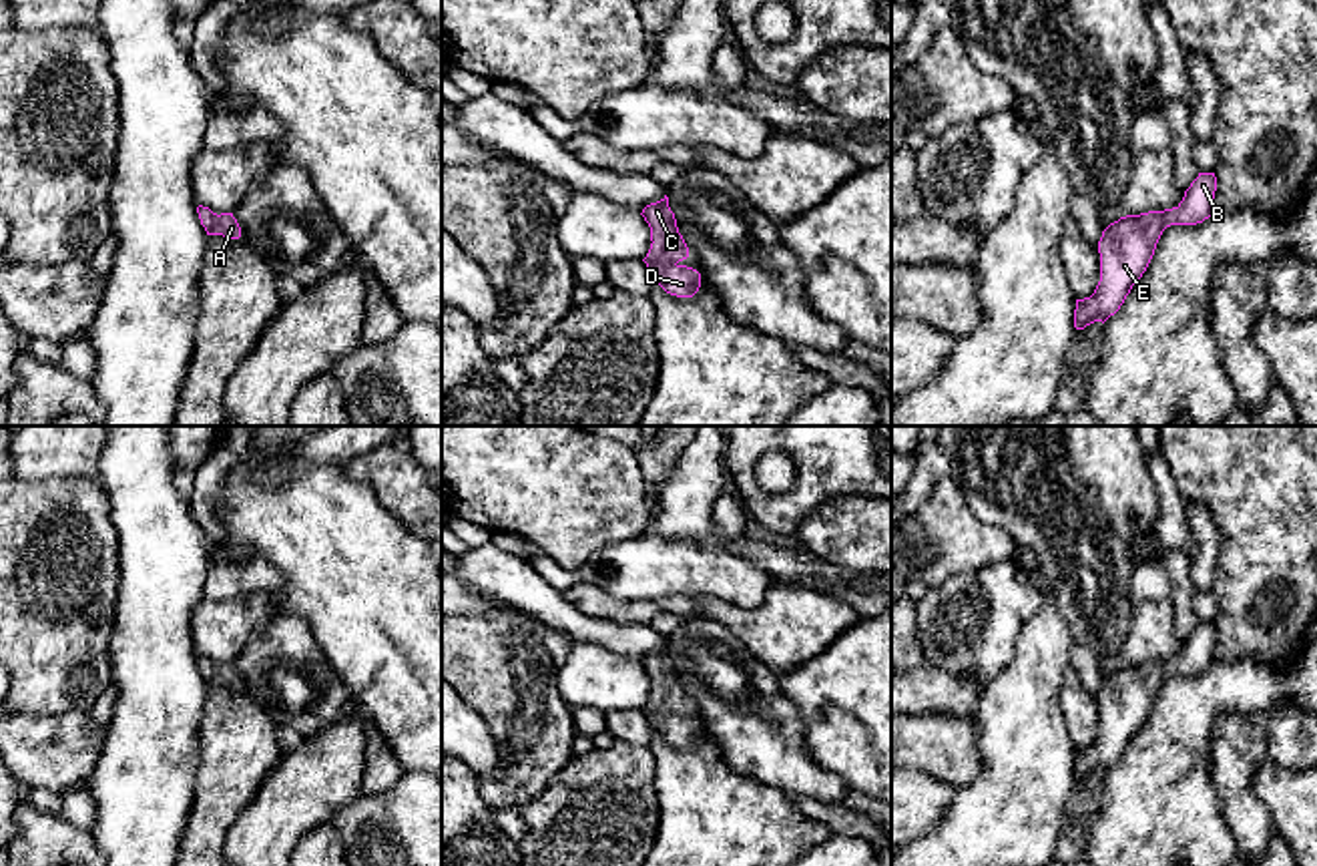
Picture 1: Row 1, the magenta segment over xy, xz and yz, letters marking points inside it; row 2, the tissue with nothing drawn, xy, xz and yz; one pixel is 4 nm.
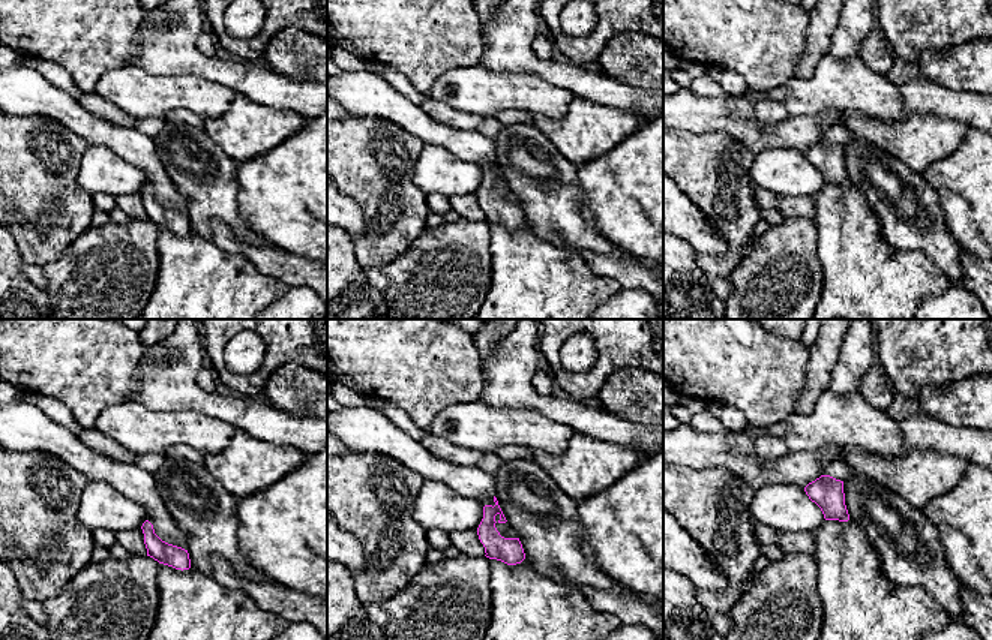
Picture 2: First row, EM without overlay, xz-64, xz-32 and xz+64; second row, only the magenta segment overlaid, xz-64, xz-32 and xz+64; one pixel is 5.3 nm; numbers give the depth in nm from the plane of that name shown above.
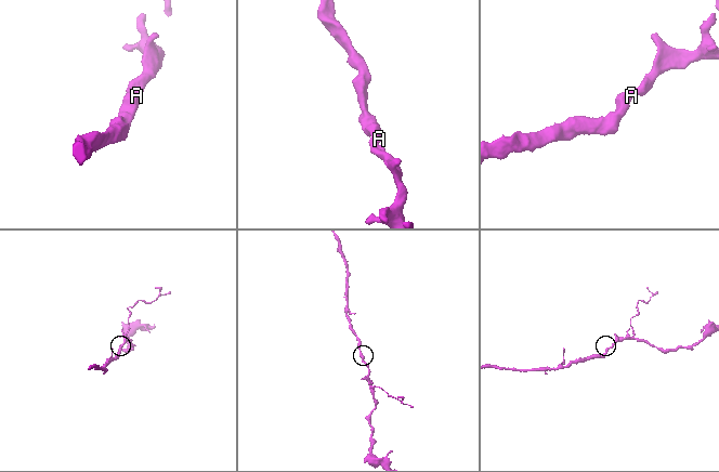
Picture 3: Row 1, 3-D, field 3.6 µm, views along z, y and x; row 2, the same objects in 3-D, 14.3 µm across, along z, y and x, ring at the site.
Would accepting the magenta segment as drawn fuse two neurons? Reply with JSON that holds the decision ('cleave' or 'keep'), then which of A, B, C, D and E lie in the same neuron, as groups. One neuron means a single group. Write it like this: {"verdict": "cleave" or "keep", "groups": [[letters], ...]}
{"verdict": "keep", "groups": [["A", "B", "C", "D", "E"]]}

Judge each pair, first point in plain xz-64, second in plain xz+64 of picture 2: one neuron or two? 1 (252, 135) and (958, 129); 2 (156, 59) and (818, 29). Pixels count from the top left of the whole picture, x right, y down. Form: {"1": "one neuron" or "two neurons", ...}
{"1": "one neuron", "2": "two neurons"}

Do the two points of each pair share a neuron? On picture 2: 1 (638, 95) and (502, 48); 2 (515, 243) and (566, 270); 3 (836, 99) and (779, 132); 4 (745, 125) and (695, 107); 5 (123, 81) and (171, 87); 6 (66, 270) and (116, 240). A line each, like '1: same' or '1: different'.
1: same
2: same
3: different
4: same
5: same
6: same

